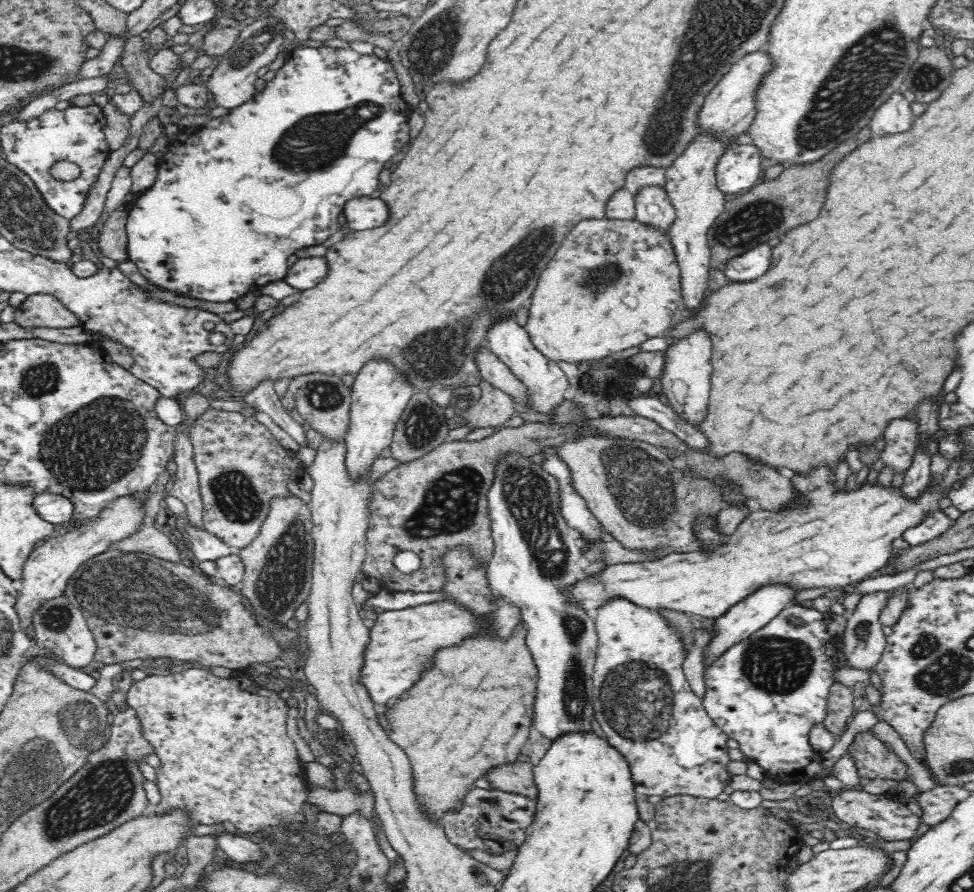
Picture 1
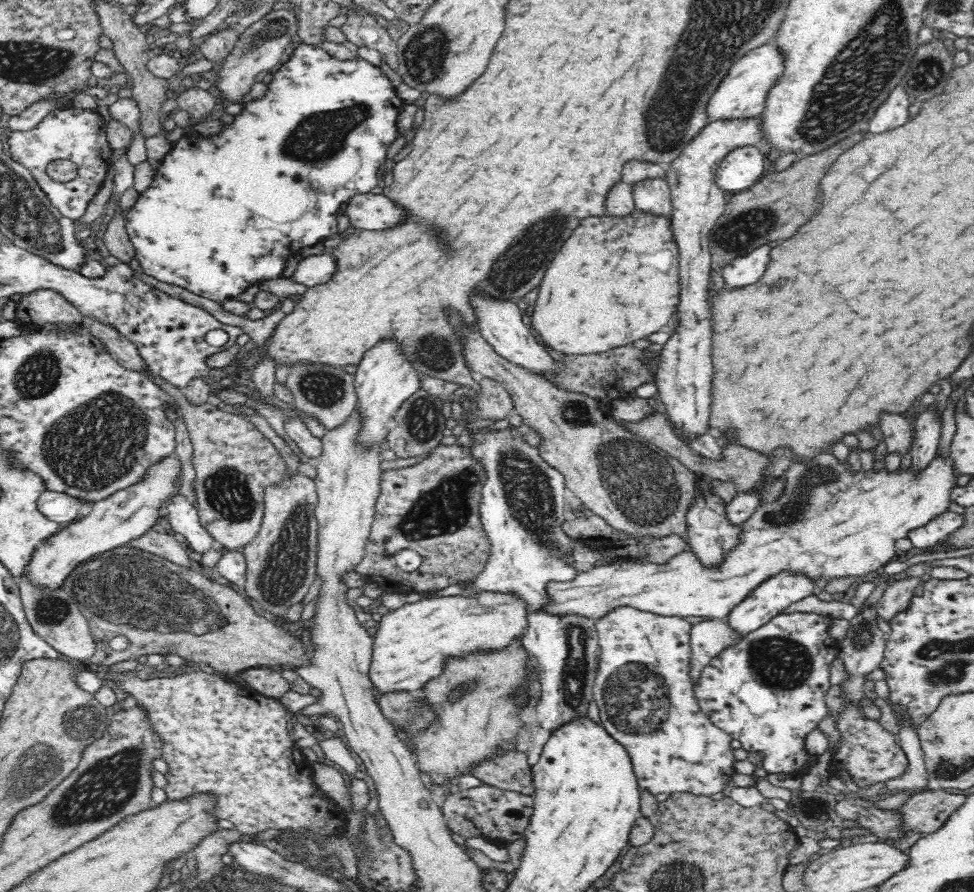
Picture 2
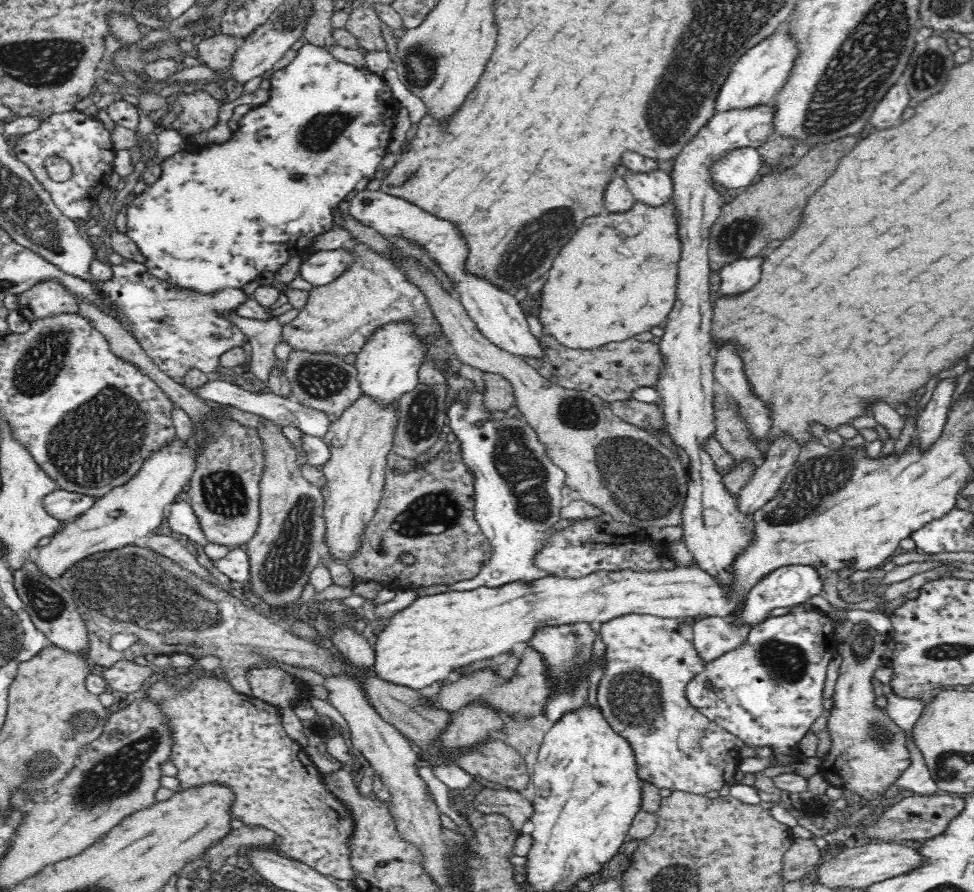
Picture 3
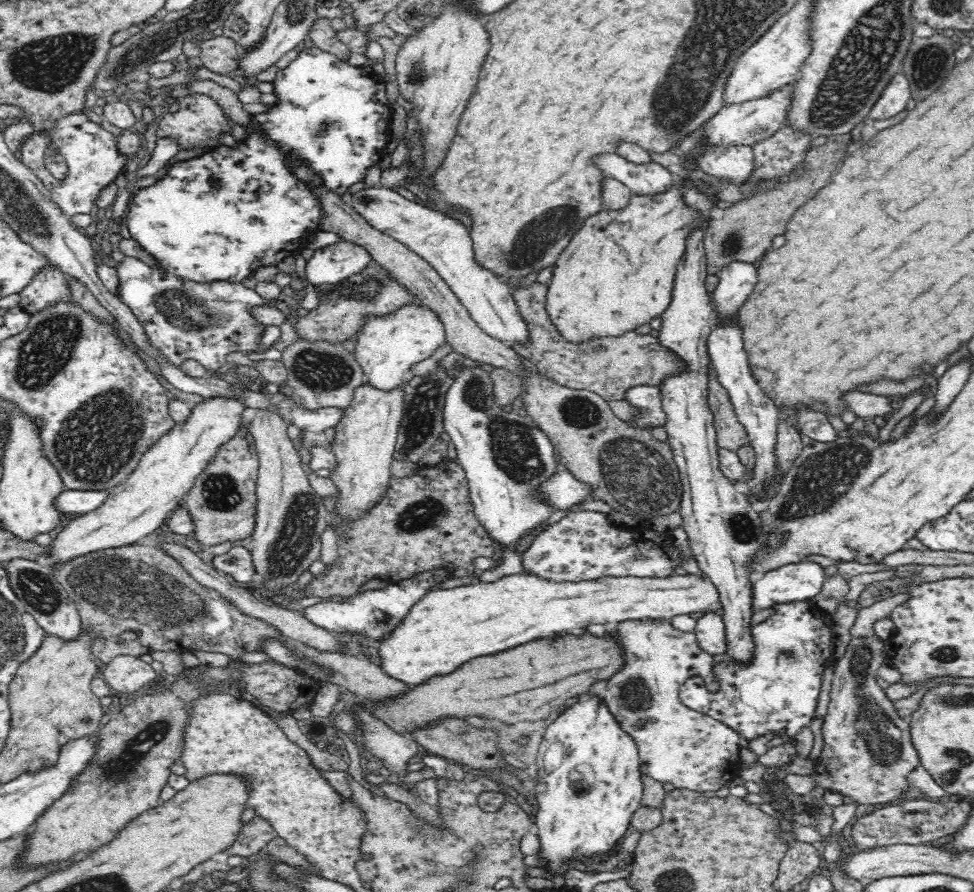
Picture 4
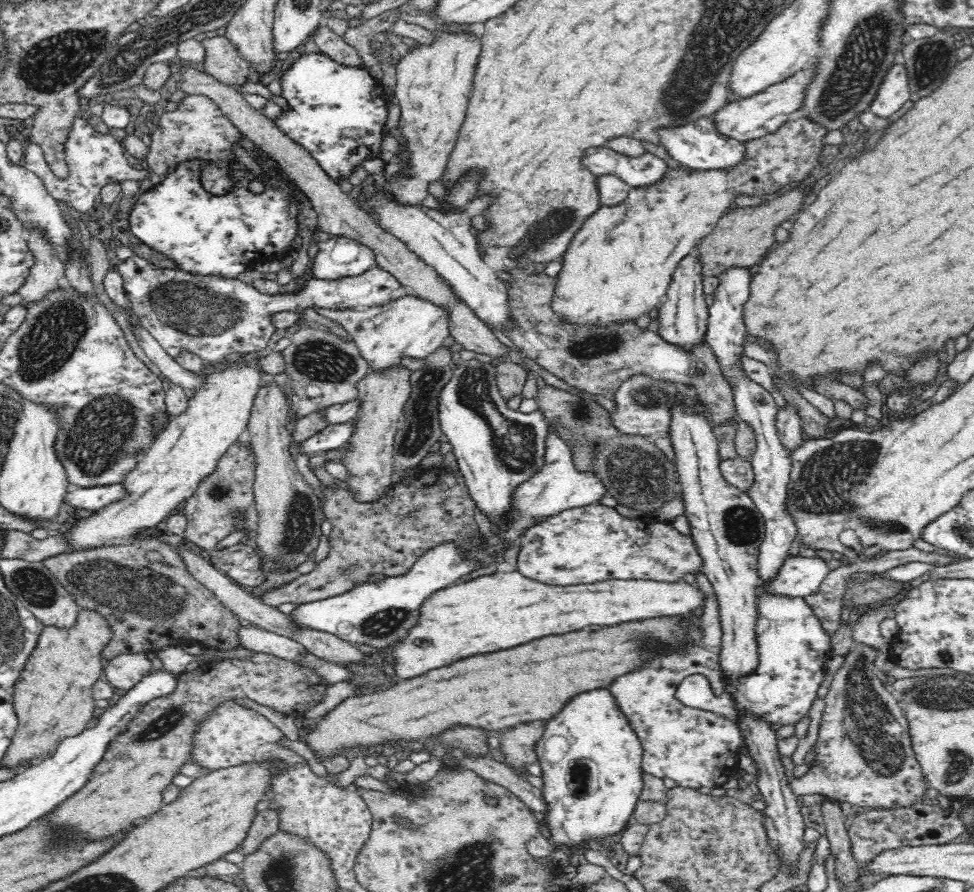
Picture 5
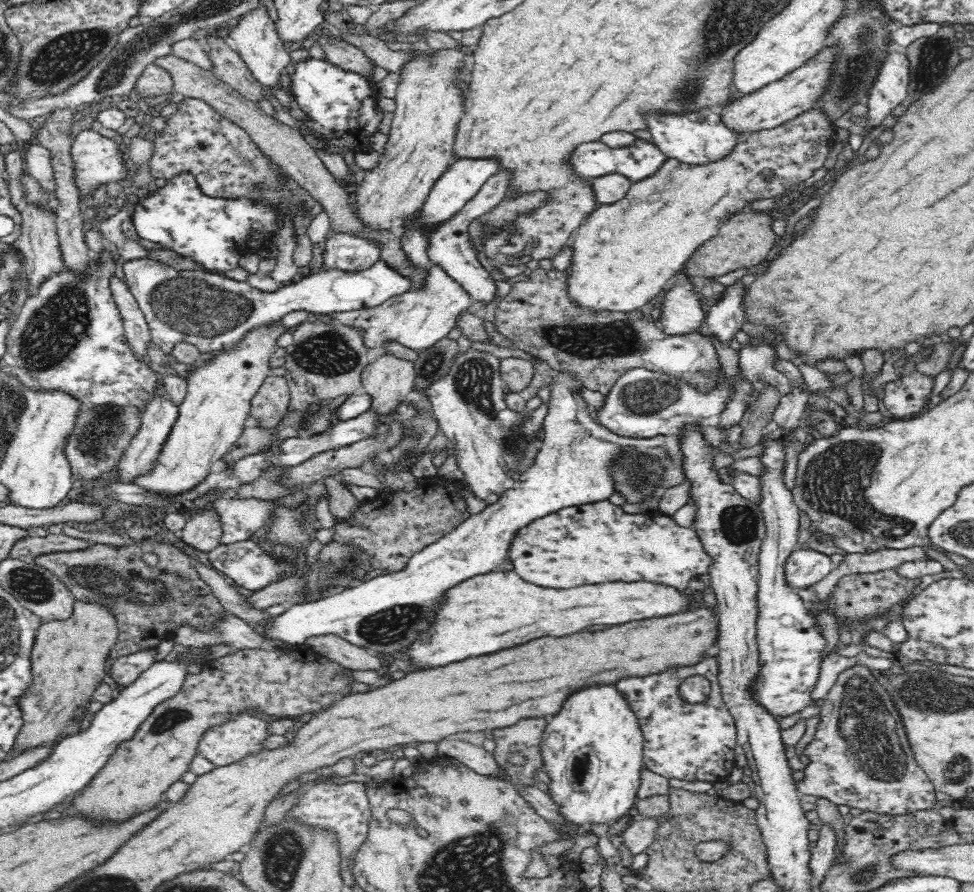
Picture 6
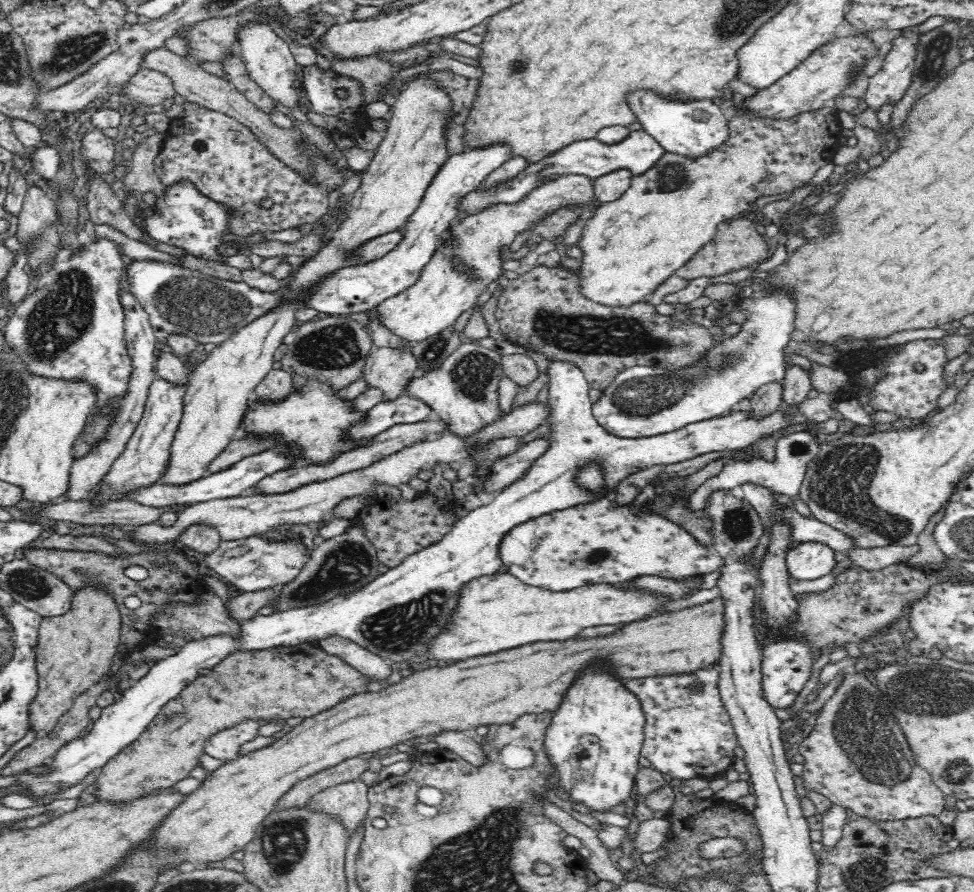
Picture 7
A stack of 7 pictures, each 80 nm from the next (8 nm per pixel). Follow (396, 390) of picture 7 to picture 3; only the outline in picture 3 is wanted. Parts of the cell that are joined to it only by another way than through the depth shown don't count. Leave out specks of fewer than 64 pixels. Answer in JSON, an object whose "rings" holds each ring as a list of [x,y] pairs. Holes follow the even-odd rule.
{"rings":[[[361,391],[322,437],[332,455],[330,462],[322,466],[326,486],[321,492],[324,495],[324,512],[327,518],[323,542],[344,564],[359,547],[361,532],[365,524],[372,520],[374,511],[383,499],[389,470],[388,456],[392,452],[398,418],[398,400],[382,403],[374,395]]]}

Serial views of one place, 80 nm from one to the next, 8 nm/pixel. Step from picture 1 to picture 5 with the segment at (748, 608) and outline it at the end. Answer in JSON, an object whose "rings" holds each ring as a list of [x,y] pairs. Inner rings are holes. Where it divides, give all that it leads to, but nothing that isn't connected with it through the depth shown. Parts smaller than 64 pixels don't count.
{"rings":[[[794,552],[784,564],[778,576],[767,585],[766,591],[784,593],[788,596],[803,596],[815,593],[824,577],[830,572],[827,555],[800,556]]]}

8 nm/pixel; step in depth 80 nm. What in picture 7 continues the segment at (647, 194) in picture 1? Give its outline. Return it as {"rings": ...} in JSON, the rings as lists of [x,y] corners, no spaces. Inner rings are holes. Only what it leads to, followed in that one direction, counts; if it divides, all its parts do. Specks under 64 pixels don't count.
{"rings":[[[632,130],[620,142],[612,144],[600,142],[596,137],[574,141],[530,163],[522,172],[496,183],[493,187],[484,185],[484,182],[480,183],[475,189],[468,191],[455,207],[459,214],[474,216],[498,204],[516,204],[534,188],[559,175],[581,174],[597,179],[619,168],[628,168],[637,175],[648,170],[664,151],[664,147],[645,130]]]}

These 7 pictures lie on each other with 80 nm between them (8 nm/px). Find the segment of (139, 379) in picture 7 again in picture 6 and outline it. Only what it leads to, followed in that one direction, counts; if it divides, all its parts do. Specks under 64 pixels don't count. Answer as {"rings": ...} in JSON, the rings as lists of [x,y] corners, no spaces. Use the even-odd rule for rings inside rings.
{"rings":[[[116,277],[112,280],[111,289],[123,317],[125,337],[131,353],[138,362],[148,365],[147,361],[150,361],[148,348],[150,348],[150,342],[153,342],[148,319],[125,282]]]}

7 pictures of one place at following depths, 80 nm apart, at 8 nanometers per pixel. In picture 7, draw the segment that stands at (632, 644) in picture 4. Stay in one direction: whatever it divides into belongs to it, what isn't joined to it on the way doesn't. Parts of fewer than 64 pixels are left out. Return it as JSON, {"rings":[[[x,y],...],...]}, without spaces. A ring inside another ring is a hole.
{"rings":[[[715,667],[680,676],[650,676],[627,681],[626,687],[640,697],[646,715],[645,740],[641,756],[649,760],[654,769],[660,771],[671,781],[716,774],[724,768],[730,768],[737,759],[734,754],[737,737],[730,715],[722,702],[718,686],[719,676],[719,669]]]}

